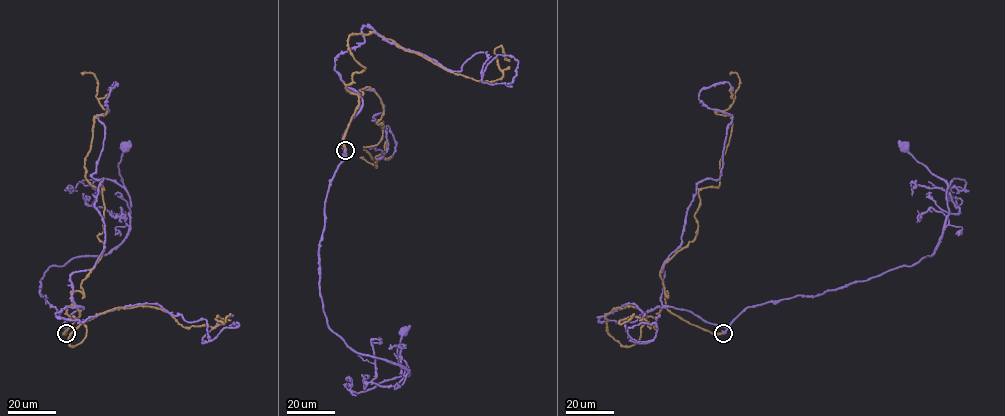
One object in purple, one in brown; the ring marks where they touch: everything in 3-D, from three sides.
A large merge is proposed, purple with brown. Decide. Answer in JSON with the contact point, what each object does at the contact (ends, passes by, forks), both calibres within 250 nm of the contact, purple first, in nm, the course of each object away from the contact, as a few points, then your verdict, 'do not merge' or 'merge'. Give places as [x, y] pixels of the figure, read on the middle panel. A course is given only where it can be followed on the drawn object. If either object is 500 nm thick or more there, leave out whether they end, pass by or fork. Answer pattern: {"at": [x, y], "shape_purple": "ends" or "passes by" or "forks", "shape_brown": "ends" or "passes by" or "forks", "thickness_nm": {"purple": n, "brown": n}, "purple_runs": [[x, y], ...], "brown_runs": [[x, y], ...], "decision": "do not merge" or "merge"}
{"at": [345, 150], "shape_purple": "passes by", "shape_brown": "ends", "thickness_nm": {"purple": 400, "brown": 360}, "purple_runs": [[345, 150], [326, 198], [319, 250], [327, 324], [357, 352], [399, 364], [408, 376], [398, 359], [403, 333]], "brown_runs": [[345, 150], [350, 92], [368, 86], [383, 126], [363, 147], [386, 152], [376, 166], [360, 157]], "decision": "do not merge"}

